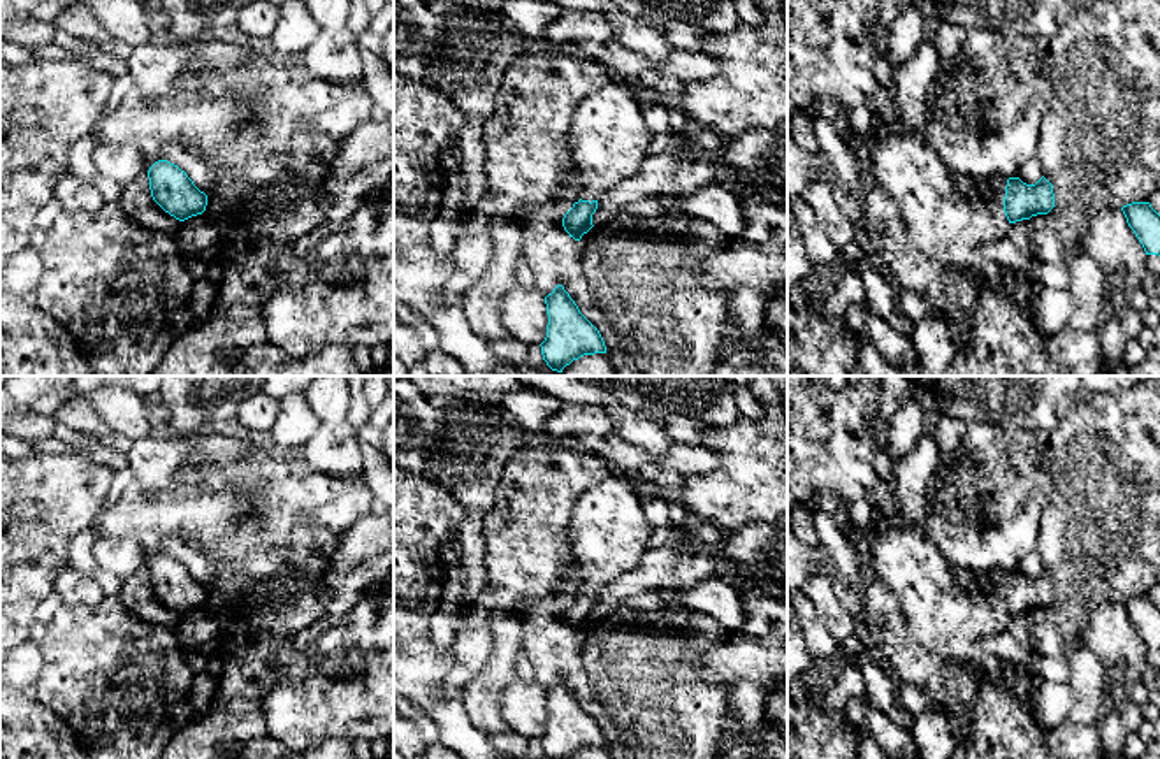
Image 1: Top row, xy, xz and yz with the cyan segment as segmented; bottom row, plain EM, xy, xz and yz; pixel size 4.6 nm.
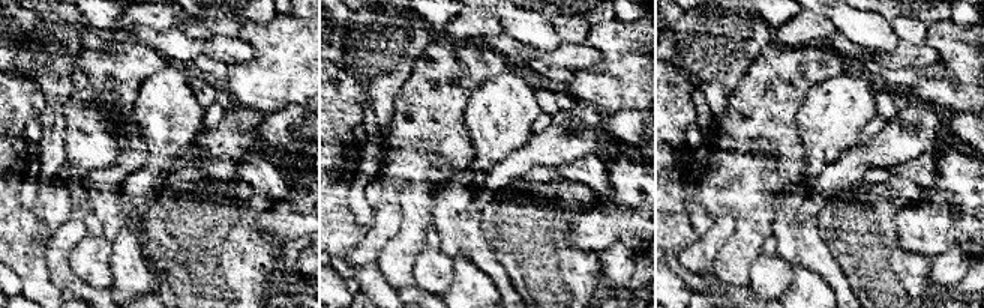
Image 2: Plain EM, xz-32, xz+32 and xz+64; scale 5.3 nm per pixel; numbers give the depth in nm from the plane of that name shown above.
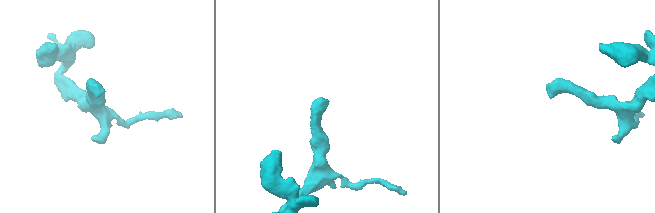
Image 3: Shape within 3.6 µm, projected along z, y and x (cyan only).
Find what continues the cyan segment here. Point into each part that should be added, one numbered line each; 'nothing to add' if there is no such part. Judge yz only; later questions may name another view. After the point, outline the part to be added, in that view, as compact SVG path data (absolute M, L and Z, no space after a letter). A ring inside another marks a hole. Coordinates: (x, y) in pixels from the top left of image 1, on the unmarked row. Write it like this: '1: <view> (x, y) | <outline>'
1: yz (946, 619) | M921 527L874 529L866 543L870 576L889 585L905 617L909 634L932 654L942 659L979 657L977 641L1005 631L1009 618L1004 606L1007 571L991 569L984 573L981 583L958 587L954 583L954 564L924 536Z

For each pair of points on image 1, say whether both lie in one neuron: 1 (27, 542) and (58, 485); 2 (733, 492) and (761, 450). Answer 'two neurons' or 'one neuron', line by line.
1: one neuron
2: one neuron

